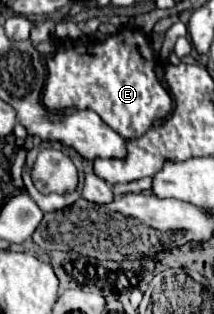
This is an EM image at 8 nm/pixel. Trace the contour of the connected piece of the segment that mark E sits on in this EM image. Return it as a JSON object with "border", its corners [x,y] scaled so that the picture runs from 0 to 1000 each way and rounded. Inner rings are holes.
{"border":[[[570,96],[551,108],[505,115],[486,134],[411,134],[411,127],[262,127],[271,166],[224,191],[224,255],[206,280],[196,325],[234,350],[308,350],[308,344],[421,344],[439,350],[523,414],[542,414],[570,439],[645,439],[664,433],[729,382],[766,382],[804,350],[804,312],[757,261],[729,248],[720,223],[720,166],[701,127],[654,96]]]}

